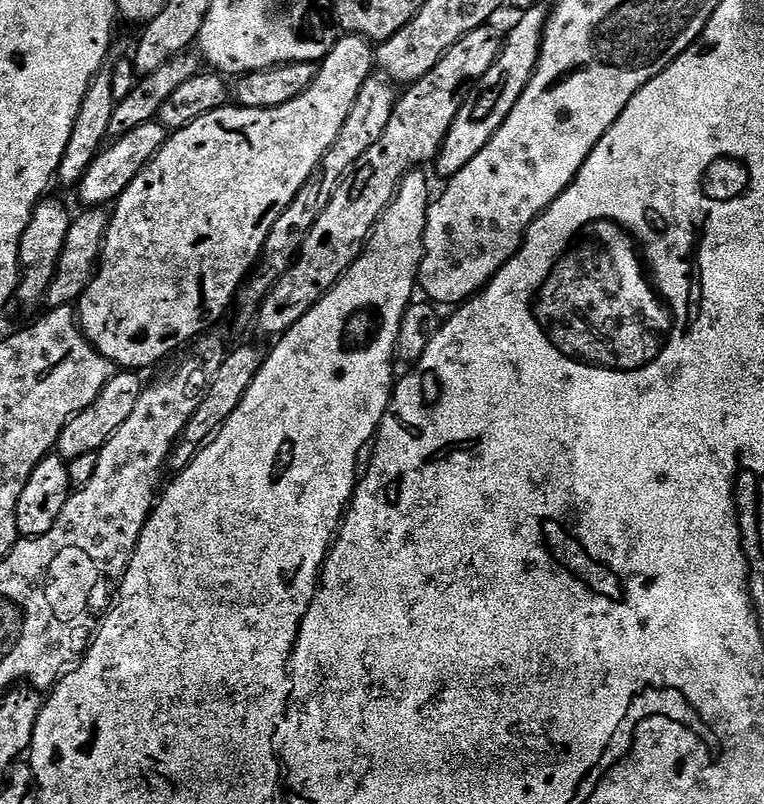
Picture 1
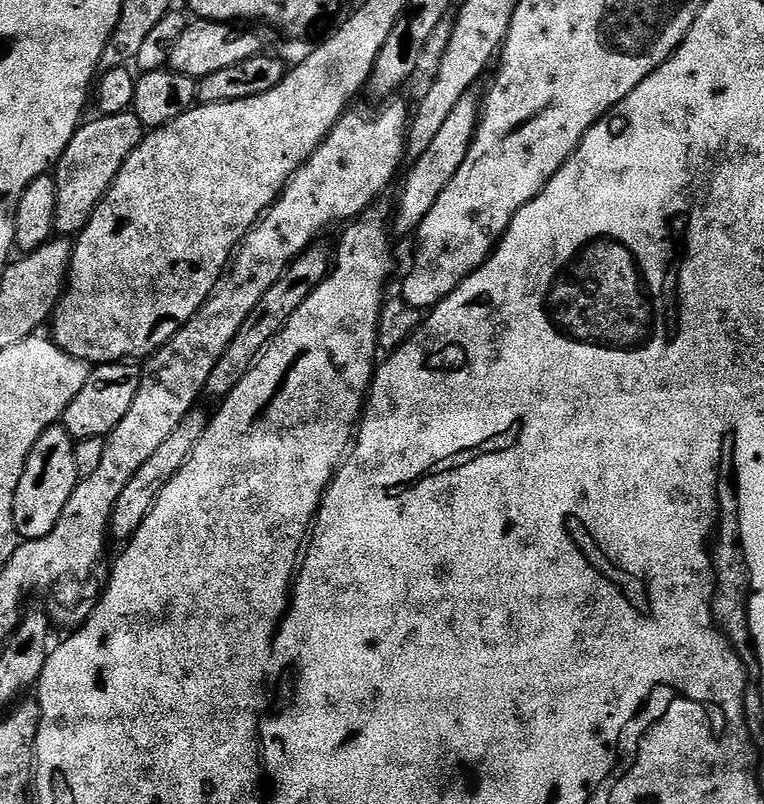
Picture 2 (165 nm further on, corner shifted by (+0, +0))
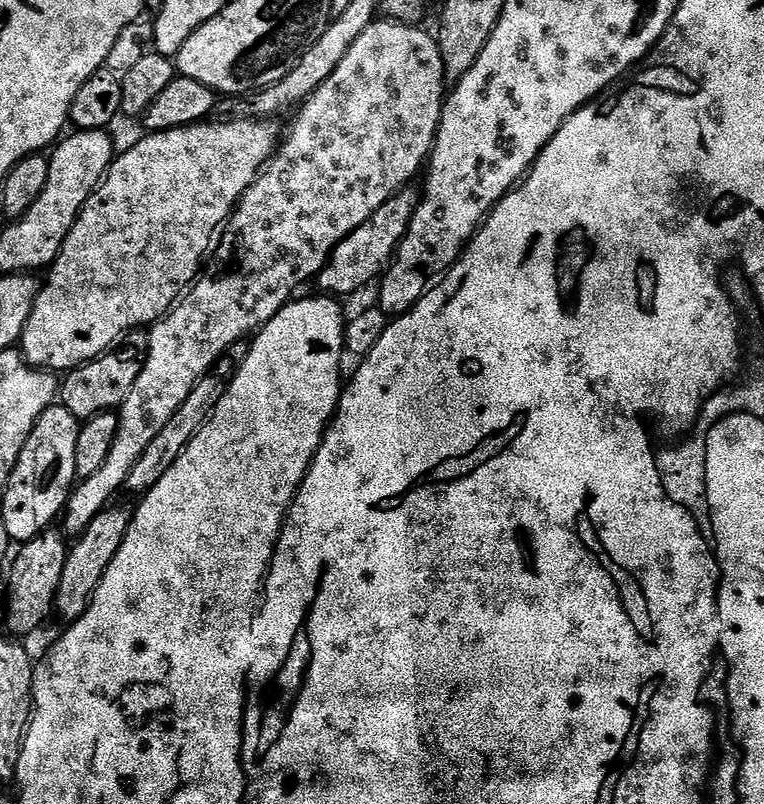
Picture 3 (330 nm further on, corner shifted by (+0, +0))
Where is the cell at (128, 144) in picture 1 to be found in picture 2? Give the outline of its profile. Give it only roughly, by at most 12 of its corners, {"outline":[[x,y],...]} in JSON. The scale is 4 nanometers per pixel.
{"outline":[[130,110],[81,123],[54,165],[53,229],[83,230],[146,135]]}

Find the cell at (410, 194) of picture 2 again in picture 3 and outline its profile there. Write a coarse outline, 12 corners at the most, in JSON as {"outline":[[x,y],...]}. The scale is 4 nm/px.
{"outline":[[405,186],[333,250],[319,291],[341,298],[379,281],[421,193]]}

